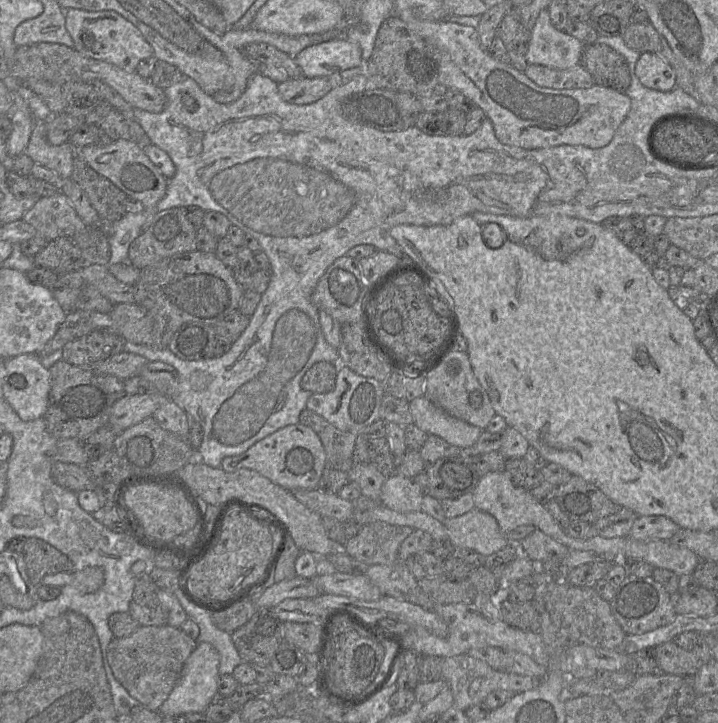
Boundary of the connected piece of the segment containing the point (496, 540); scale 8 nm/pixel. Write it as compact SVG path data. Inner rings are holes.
M476 508L458 517L445 518L443 525L457 549L470 549L488 557L509 544L497 520Z

